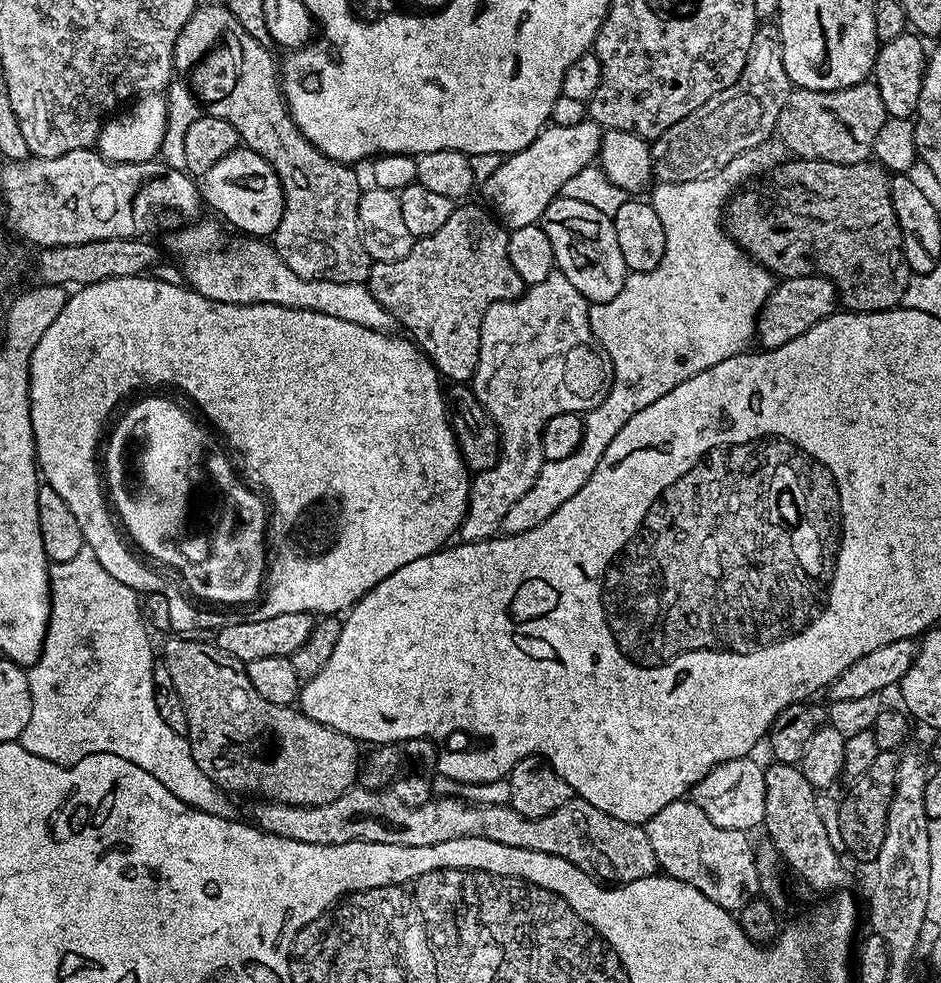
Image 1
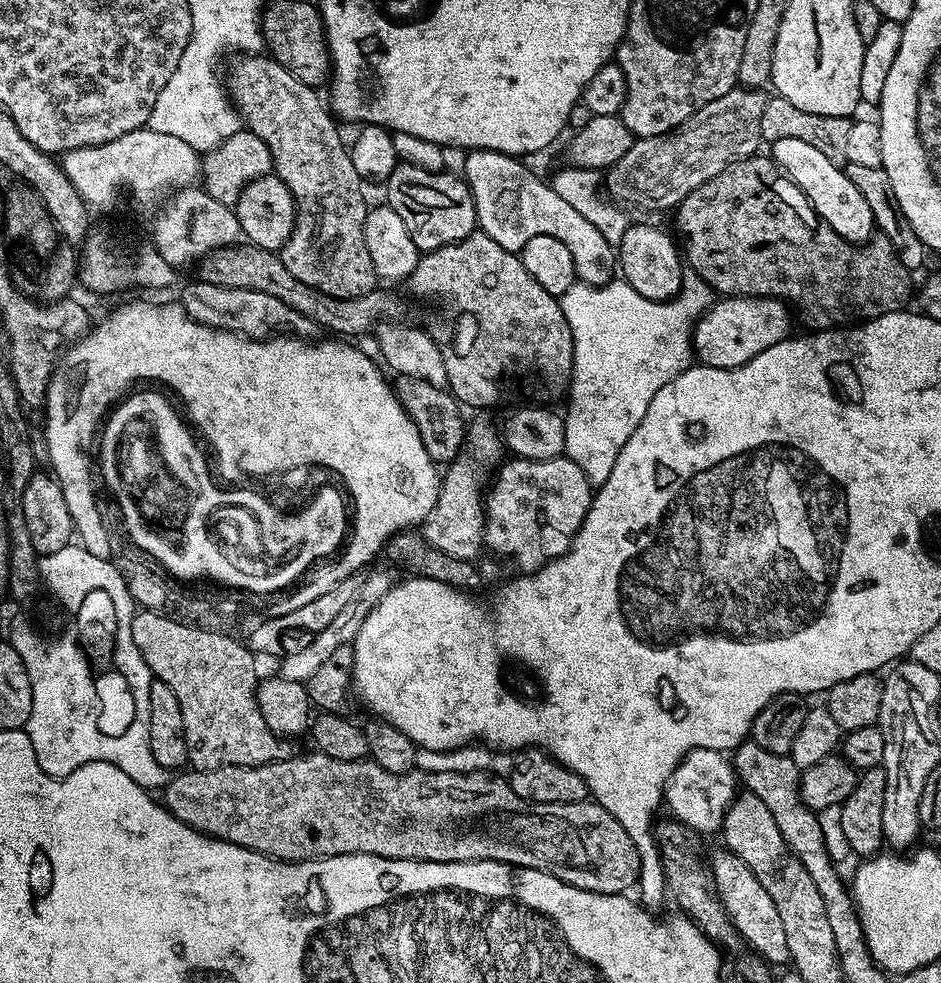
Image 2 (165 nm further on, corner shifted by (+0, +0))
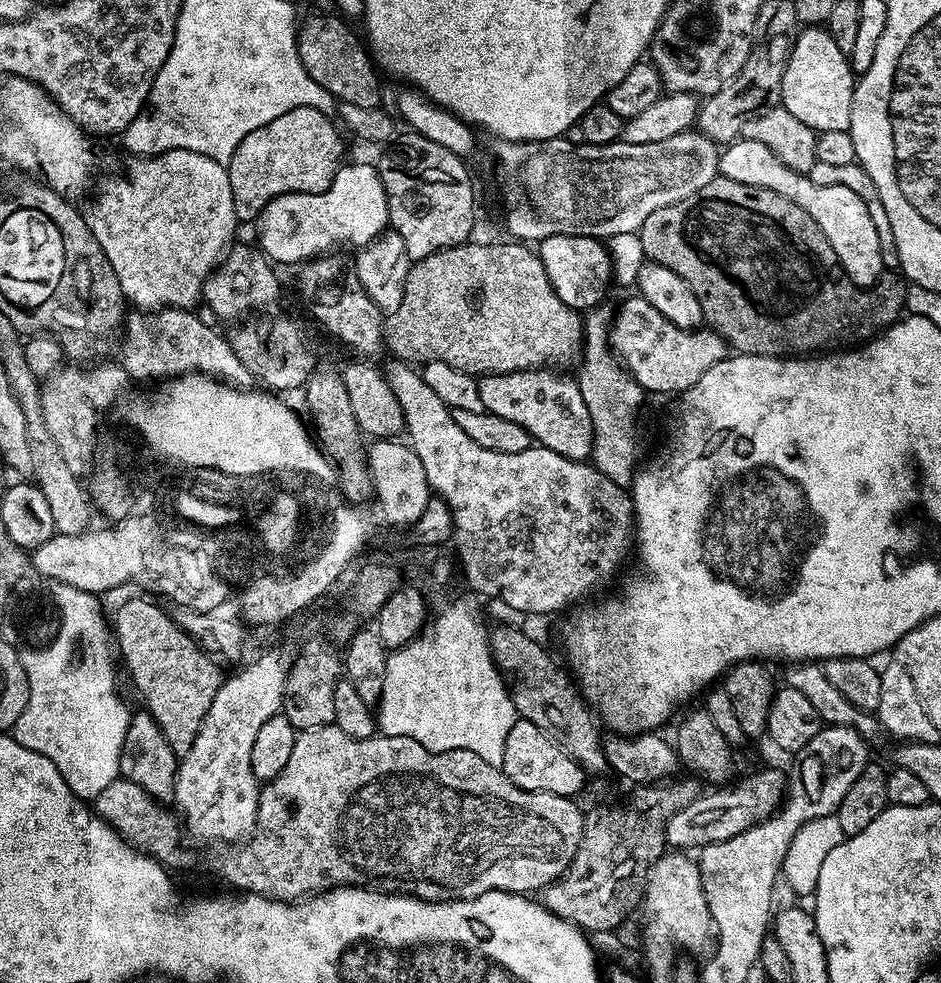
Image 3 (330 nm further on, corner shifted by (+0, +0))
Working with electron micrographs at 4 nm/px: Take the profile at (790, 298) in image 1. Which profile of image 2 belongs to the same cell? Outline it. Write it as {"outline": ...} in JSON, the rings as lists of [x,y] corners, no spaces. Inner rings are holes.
{"outline":[[[726,296],[717,299],[712,307],[709,308],[699,320],[695,321],[692,329],[692,347],[694,349],[695,359],[705,368],[737,368],[738,366],[742,366],[746,362],[758,358],[758,354],[762,354],[762,350],[770,350],[770,346],[787,340],[790,333],[793,331],[792,320],[794,324],[794,316],[790,311],[789,305],[785,304],[782,300],[777,300],[775,296]]]}

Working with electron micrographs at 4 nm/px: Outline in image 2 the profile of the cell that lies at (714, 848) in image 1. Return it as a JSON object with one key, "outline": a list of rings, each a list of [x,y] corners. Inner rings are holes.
{"outline":[[[719,850],[712,856],[710,871],[712,880],[716,883],[716,895],[720,897],[722,906],[728,911],[732,925],[740,933],[741,941],[749,944],[749,949],[755,950],[769,965],[787,965],[790,961],[790,946],[786,942],[786,933],[782,931],[782,918],[774,906],[774,898],[762,890],[762,882],[754,878],[750,866],[742,862],[732,852]]]}

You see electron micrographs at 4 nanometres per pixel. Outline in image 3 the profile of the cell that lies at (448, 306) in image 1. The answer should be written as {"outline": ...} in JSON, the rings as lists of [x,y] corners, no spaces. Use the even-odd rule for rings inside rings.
{"outline":[[[547,366],[543,368],[527,368],[525,372],[507,372],[482,376],[476,380],[478,398],[482,398],[484,411],[498,414],[498,418],[506,418],[509,422],[518,422],[522,430],[529,432],[533,441],[541,448],[554,450],[554,454],[562,454],[562,458],[587,461],[592,455],[592,419],[588,409],[588,401],[582,394],[579,383],[568,374],[561,374]]]}

